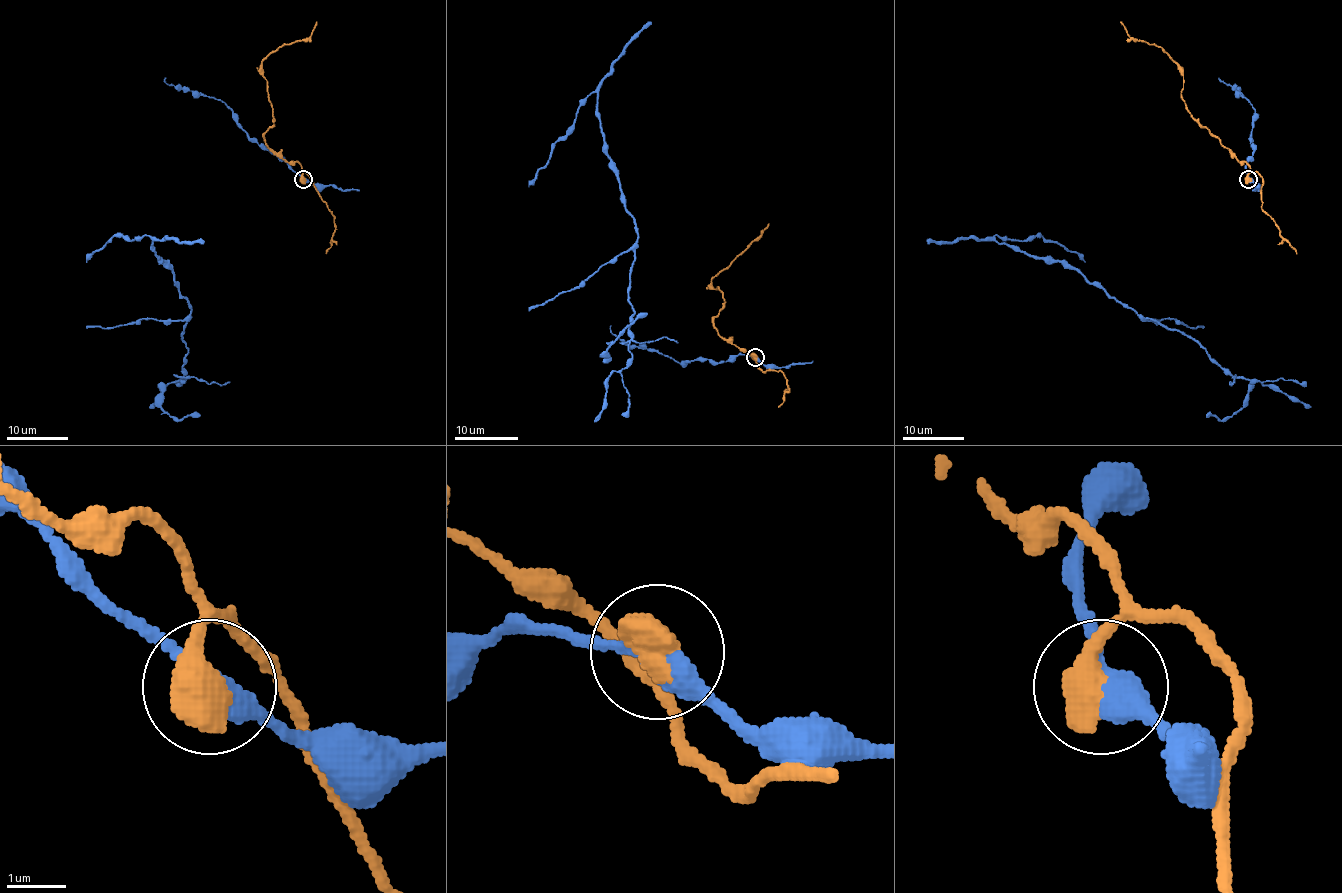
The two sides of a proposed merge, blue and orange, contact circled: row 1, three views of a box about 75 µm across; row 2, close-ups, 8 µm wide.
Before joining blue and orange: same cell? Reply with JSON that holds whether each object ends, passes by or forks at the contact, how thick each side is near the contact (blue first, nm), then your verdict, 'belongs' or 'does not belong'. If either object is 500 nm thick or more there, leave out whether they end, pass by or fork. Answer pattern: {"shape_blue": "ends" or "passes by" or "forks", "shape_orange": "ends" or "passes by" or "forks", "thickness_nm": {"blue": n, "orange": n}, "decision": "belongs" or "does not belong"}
{"thickness_nm": {"blue": 360, "orange": 700}, "decision": "does not belong"}

